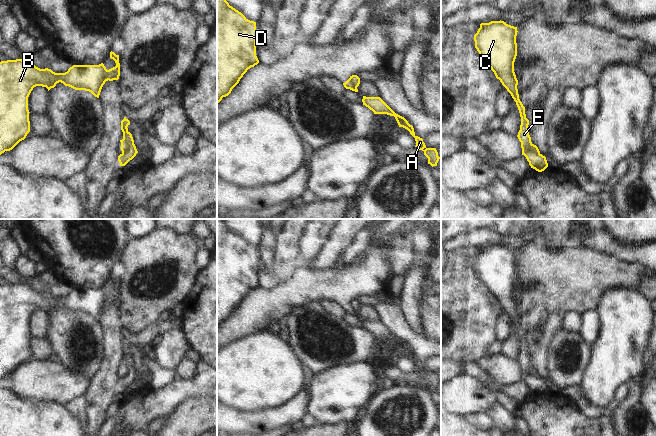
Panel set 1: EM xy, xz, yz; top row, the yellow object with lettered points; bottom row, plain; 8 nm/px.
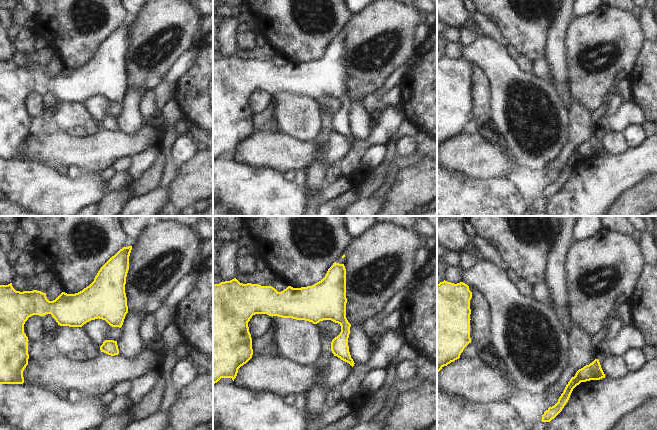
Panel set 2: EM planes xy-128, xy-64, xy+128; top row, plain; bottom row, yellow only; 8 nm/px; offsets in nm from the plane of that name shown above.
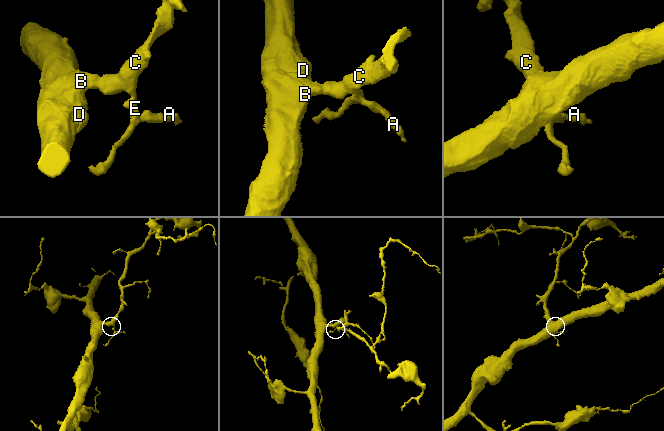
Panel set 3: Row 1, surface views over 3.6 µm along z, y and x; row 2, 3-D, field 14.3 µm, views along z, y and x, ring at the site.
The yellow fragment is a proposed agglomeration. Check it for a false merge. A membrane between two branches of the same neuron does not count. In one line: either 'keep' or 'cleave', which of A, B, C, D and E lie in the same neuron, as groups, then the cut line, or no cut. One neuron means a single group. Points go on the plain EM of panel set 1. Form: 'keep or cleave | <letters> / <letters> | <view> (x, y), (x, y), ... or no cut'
cleave | A / B C D E | xy (123, 362), (127, 372), (122, 377)

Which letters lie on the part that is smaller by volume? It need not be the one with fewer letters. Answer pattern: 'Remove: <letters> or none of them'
Remove: A

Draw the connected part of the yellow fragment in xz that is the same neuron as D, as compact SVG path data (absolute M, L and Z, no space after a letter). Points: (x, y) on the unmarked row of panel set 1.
M217 219L217 328L231 317L248 293L259 287L256 280L257 262L256 246L248 244L241 236L230 230L224 219Z

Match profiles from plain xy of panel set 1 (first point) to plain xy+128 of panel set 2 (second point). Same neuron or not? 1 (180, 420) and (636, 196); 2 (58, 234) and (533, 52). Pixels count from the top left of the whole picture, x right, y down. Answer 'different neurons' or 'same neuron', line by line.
1: same neuron
2: same neuron

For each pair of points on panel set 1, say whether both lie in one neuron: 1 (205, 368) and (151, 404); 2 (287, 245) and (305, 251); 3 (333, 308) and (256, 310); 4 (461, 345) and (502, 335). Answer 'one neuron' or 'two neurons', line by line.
1: one neuron
2: two neurons
3: two neurons
4: two neurons

